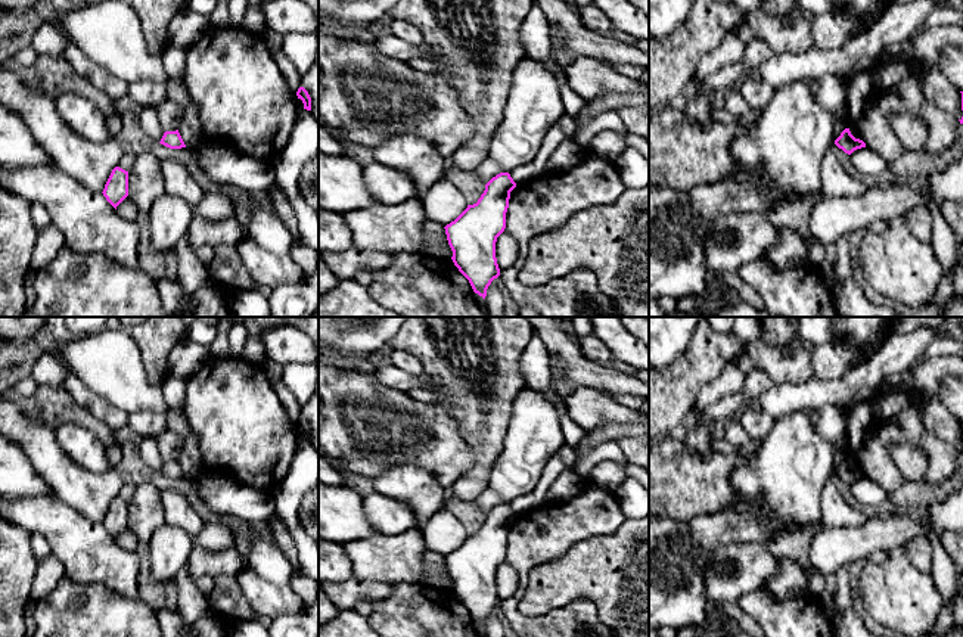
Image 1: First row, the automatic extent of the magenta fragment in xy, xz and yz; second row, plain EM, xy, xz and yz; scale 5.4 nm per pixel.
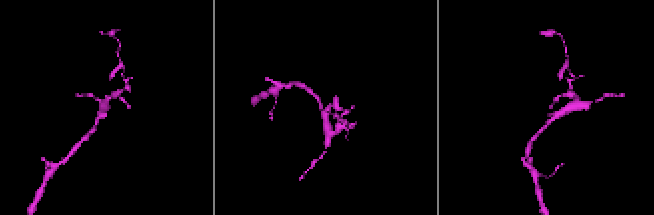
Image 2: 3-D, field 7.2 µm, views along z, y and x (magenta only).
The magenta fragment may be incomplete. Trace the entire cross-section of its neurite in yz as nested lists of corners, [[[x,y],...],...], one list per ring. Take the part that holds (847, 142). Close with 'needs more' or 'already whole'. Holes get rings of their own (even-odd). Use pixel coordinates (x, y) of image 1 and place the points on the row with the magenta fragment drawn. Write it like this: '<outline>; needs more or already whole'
[[[845,128],[841,133],[841,136],[835,140],[835,145],[848,155],[851,155],[857,149],[866,147],[866,143],[860,139],[855,139],[851,134],[849,128]]]; already whole

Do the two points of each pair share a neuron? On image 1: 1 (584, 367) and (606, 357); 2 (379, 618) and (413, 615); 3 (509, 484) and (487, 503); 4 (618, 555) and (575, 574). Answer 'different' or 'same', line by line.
1: different
2: same
3: different
4: same

